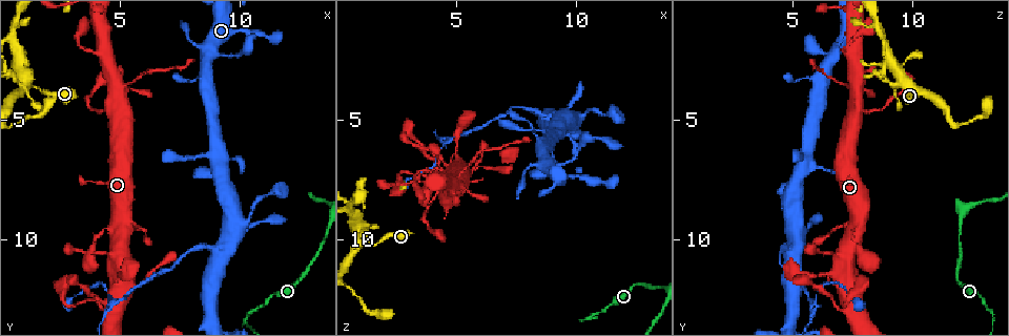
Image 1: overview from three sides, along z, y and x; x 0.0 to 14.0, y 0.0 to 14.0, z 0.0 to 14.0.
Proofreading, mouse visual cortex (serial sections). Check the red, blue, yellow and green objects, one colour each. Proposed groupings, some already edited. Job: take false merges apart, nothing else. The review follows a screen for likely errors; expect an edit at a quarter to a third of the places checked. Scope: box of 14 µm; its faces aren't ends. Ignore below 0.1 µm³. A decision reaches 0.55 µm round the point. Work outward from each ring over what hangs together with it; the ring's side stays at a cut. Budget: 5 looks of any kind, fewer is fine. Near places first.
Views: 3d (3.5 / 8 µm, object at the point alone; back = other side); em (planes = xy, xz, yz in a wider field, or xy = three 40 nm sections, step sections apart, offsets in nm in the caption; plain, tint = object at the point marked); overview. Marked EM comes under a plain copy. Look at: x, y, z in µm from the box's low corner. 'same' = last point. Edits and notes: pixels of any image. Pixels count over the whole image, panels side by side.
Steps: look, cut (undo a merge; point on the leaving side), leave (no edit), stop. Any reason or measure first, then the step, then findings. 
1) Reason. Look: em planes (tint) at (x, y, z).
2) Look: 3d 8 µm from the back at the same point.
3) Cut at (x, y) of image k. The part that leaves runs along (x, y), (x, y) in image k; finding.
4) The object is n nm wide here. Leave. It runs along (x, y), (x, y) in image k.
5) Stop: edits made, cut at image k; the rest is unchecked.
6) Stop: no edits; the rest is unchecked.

Thick turns thin. Look: 3d 3.5 µm at (4.0, 4.7, 8.3).

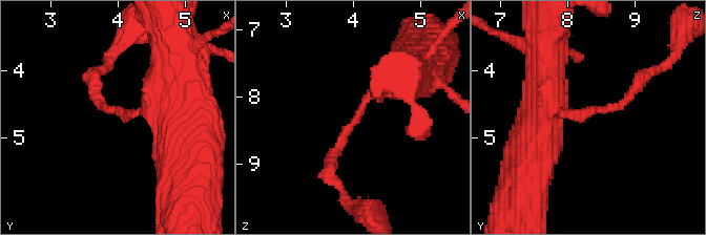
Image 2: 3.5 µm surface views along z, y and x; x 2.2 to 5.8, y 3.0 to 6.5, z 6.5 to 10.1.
The arms are 150, 400 nm wide; need the tissue. Look: em xy step 5 (tint) at (4.10, 4.70, 8.30).

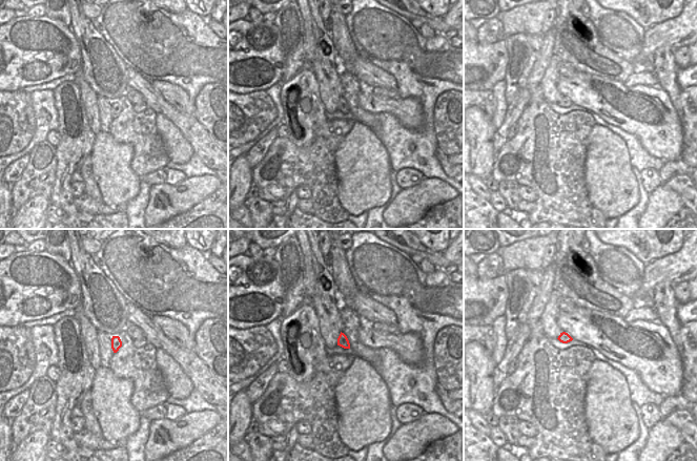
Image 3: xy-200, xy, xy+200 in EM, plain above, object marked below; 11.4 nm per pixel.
Leave. It runs along (421, 71), (372, 90), (331, 166) in image 2; all the same cell.

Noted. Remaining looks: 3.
Sharp bend. Look: 3d 3.5 µm at (10.2, 13.2, 13.4).

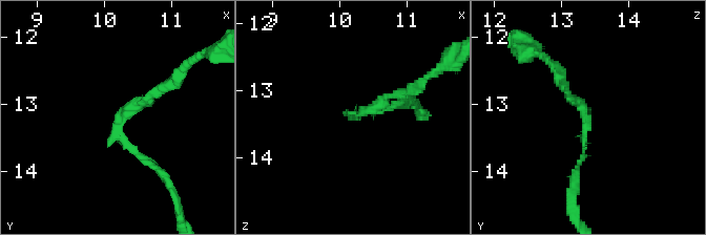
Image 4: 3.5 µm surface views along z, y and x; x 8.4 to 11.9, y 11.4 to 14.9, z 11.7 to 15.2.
The arms are 100, 150 nm wide. Look: em xy step 5 (tint) at (10.25, 13.20, 13.40).

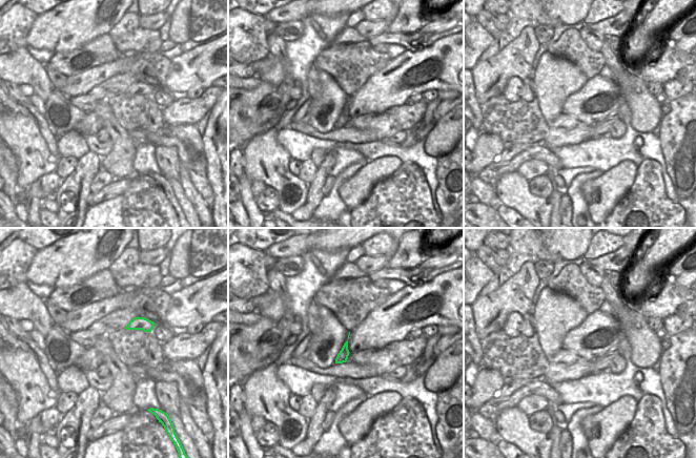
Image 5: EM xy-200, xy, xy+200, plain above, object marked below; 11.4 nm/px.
Cut at (146, 162) of image 4. The part that leaves runs along (121, 137), (143, 161), (159, 167) in image 4; a second cell is stuck on.

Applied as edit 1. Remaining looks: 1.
Stop: edits made, cut at image 4; the rest is unchecked.

